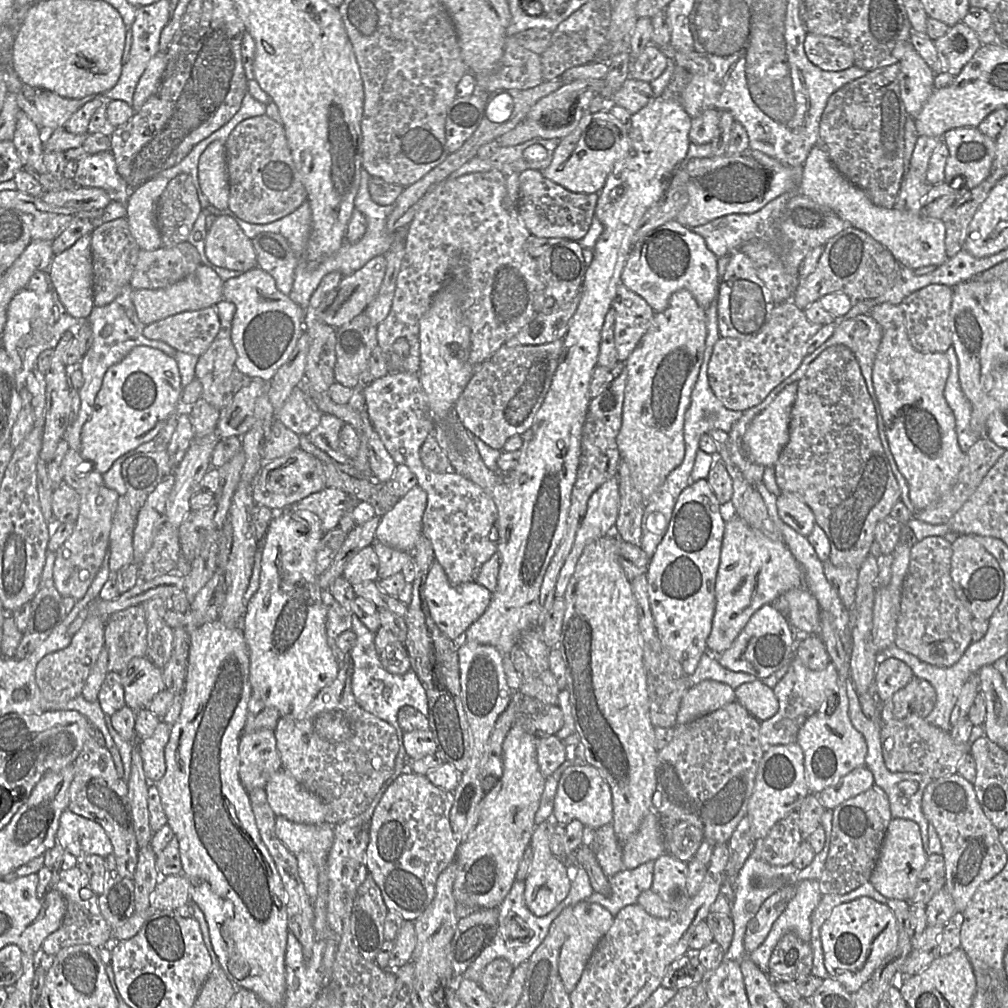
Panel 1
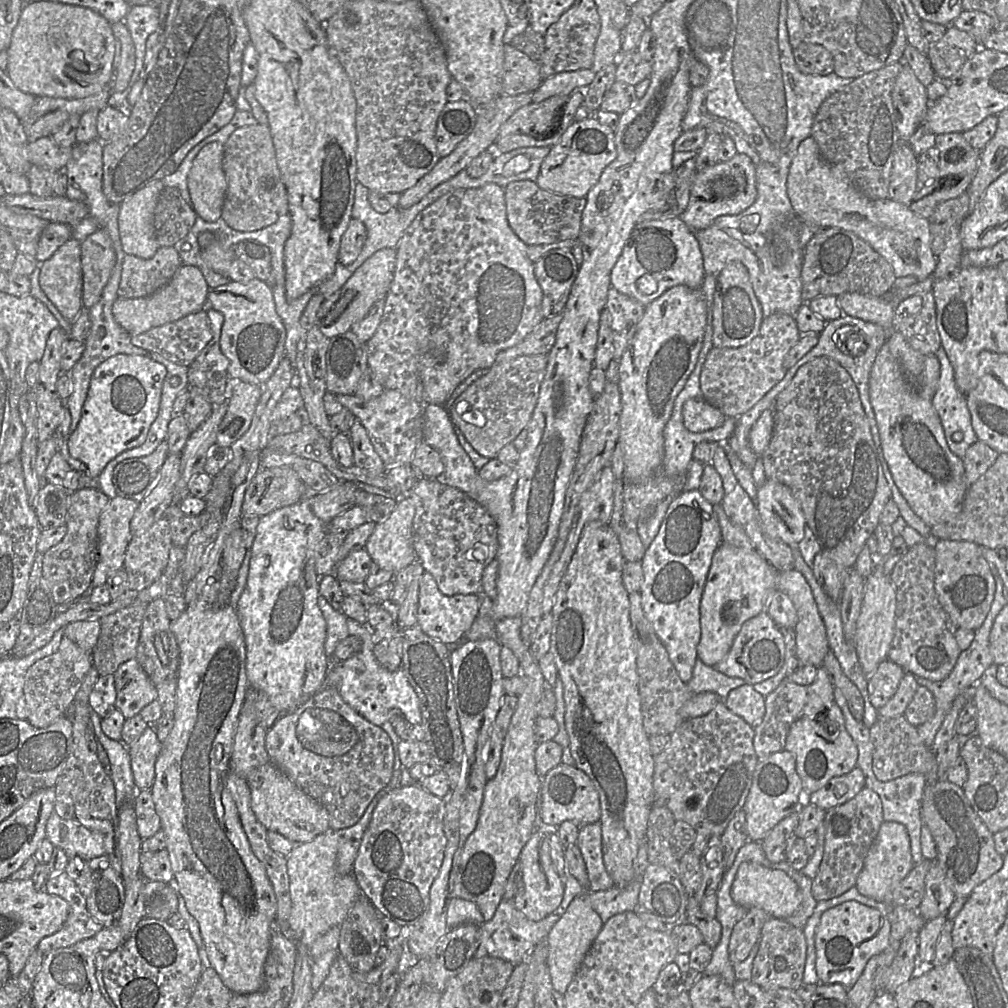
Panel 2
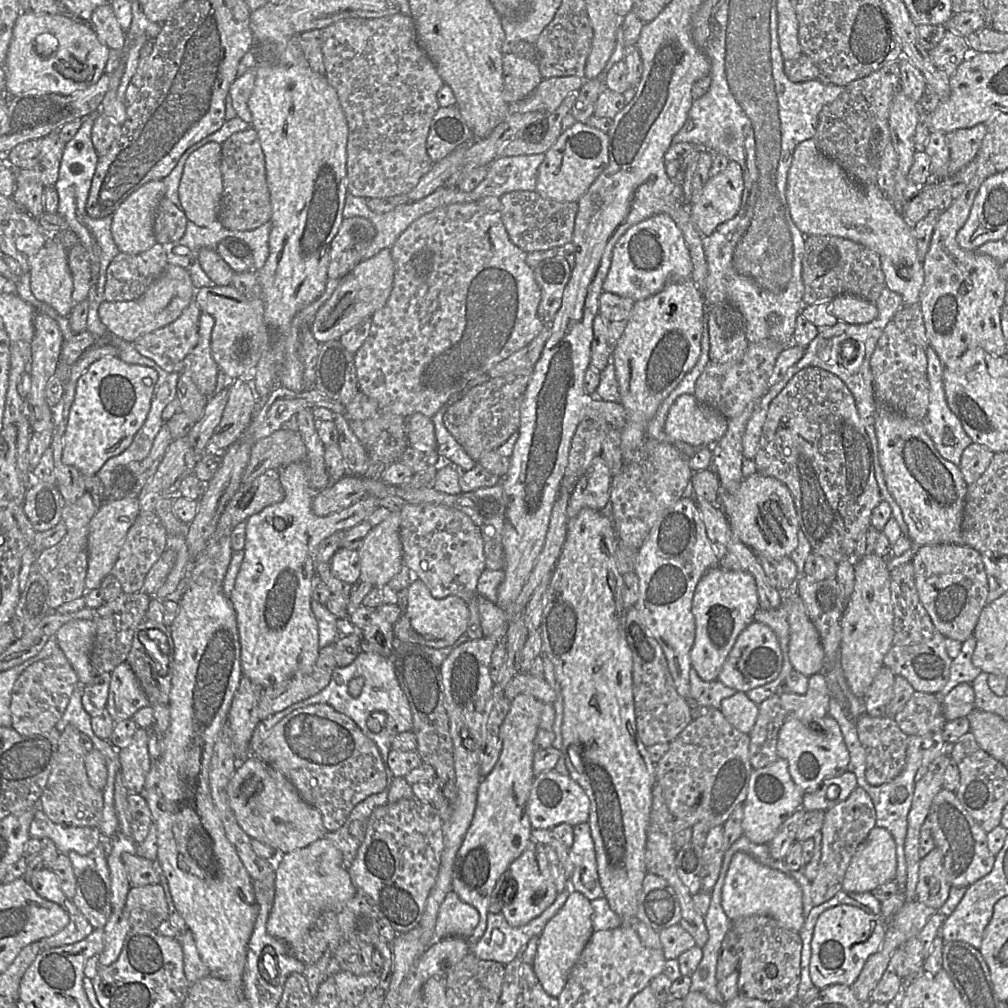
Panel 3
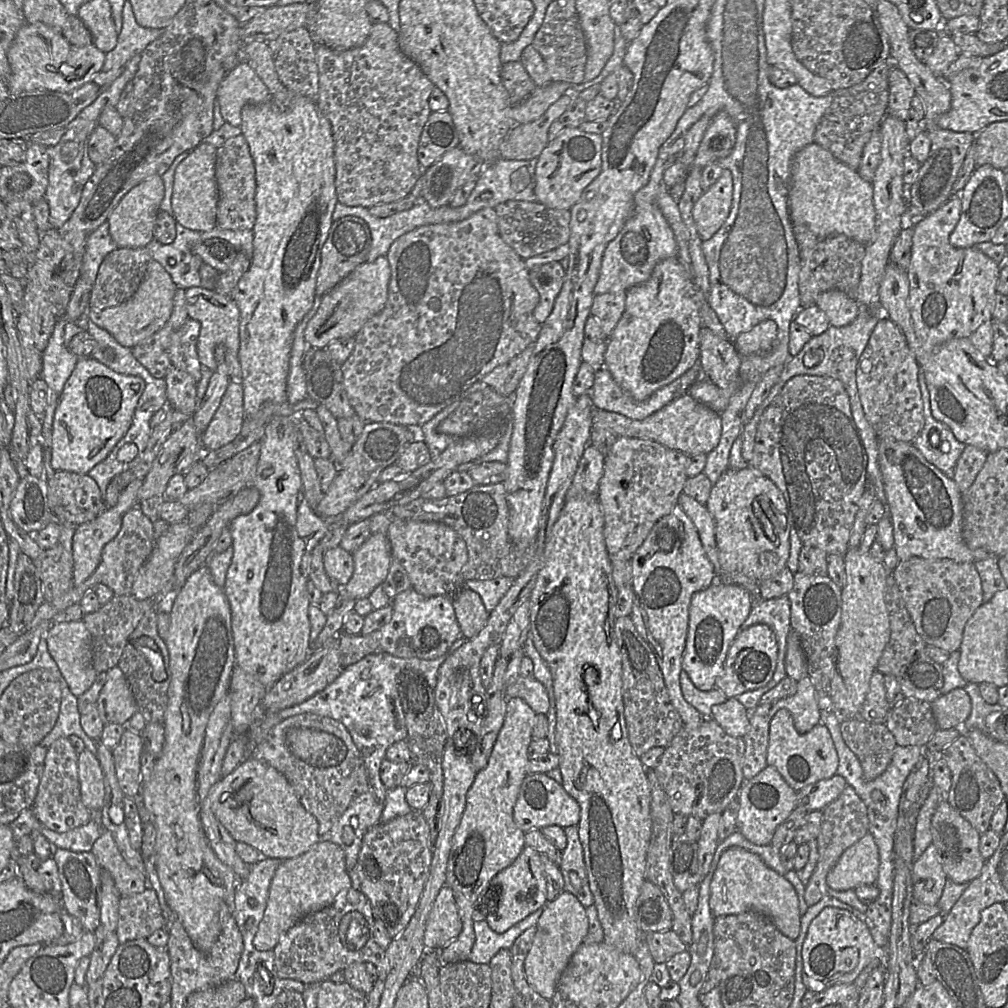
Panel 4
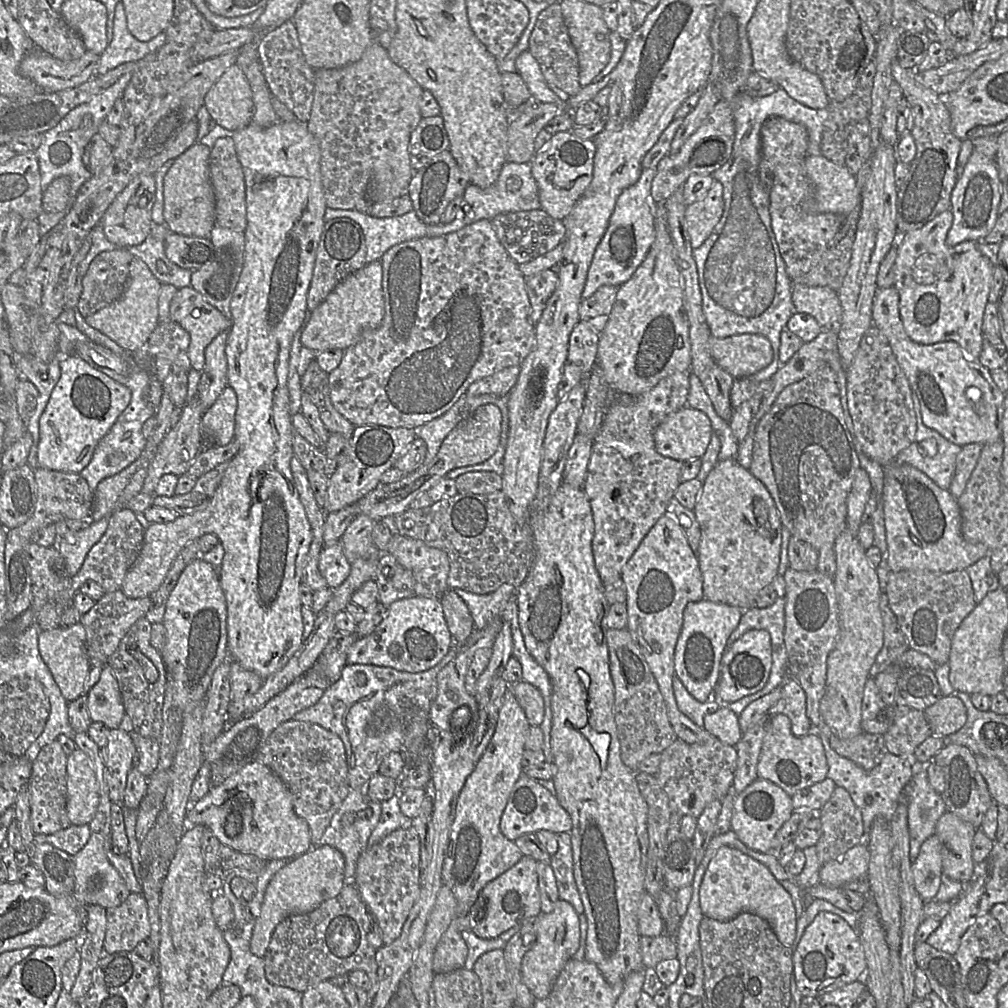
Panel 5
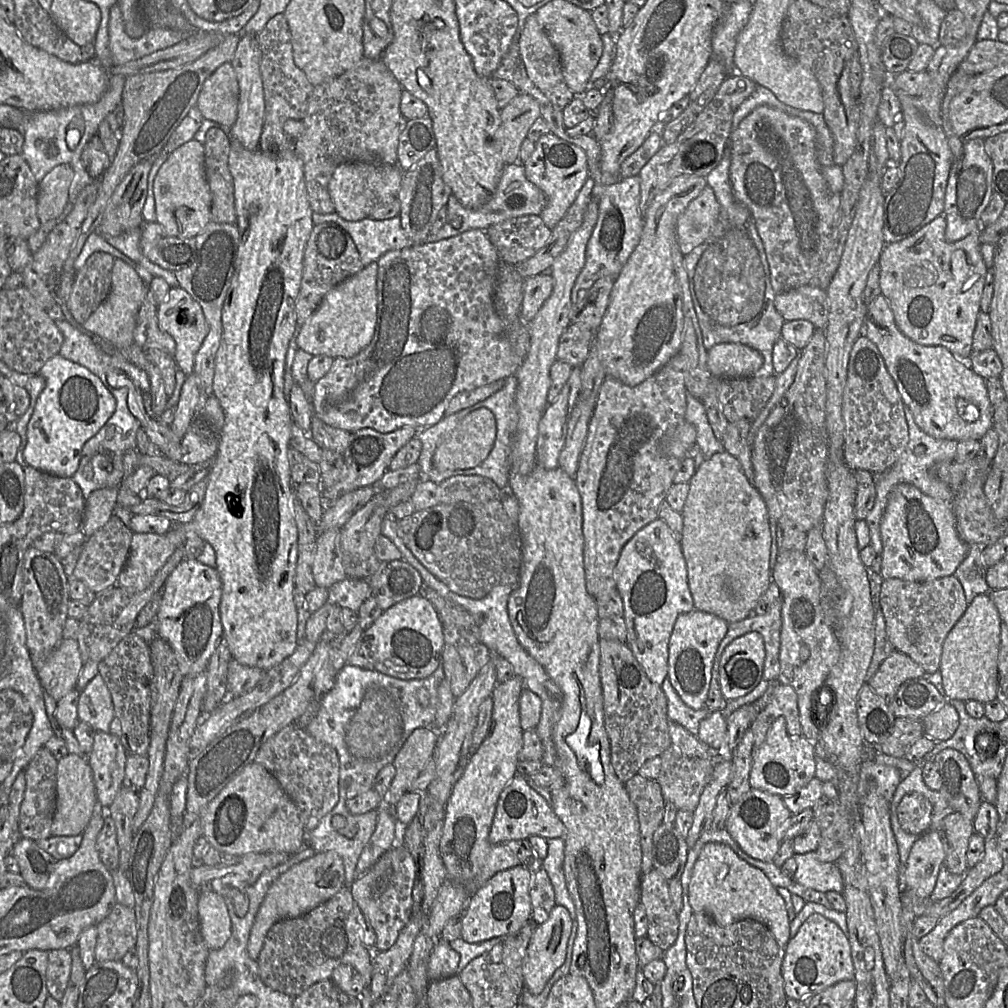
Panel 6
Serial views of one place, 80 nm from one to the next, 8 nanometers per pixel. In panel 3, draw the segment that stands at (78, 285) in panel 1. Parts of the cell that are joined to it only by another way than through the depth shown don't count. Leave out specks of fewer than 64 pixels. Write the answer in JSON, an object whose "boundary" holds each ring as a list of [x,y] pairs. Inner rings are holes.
{"boundary":[[[46,243],[31,259],[31,290],[35,298],[69,317],[74,306],[68,252],[59,243]]]}

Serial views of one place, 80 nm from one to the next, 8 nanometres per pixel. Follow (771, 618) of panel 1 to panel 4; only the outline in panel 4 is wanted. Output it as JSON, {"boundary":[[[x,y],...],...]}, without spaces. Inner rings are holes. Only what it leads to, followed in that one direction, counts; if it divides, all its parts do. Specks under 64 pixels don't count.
{"boundary":[[[755,624],[741,630],[729,648],[715,686],[723,691],[728,698],[737,698],[745,692],[762,688],[773,677],[777,657],[776,636],[768,625]]]}

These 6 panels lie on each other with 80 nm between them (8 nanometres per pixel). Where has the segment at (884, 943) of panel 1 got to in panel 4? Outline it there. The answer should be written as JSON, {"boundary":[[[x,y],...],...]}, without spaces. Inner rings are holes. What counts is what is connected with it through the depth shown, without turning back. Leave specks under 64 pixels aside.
{"boundary":[[[826,907],[811,922],[801,956],[807,990],[820,993],[834,985],[853,983],[872,960],[886,960],[886,951],[876,945],[864,919],[848,910]]]}

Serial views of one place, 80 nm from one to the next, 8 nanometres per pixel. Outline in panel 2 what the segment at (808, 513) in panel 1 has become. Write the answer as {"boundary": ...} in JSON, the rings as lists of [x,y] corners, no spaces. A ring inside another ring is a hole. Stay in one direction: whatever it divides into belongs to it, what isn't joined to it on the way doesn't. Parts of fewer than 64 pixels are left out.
{"boundary":[[[767,479],[762,485],[757,486],[755,504],[764,534],[786,543],[792,549],[801,542],[806,527],[804,514],[799,502],[786,485]]]}

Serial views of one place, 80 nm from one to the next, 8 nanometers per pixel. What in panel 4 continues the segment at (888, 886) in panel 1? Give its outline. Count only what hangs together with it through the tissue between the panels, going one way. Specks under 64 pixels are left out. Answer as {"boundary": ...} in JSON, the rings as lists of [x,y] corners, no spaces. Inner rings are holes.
{"boundary":[[[868,832],[842,854],[828,873],[826,882],[830,889],[838,891],[874,885],[879,876],[879,866],[879,848]]]}

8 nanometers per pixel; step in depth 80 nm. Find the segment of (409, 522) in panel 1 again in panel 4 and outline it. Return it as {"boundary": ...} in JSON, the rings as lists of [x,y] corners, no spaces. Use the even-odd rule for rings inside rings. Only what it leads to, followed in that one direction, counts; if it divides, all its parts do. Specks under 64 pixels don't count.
{"boundary":[[[374,533],[354,552],[354,572],[347,584],[338,591],[341,599],[360,600],[367,598],[373,590],[385,581],[393,559],[387,533]]]}

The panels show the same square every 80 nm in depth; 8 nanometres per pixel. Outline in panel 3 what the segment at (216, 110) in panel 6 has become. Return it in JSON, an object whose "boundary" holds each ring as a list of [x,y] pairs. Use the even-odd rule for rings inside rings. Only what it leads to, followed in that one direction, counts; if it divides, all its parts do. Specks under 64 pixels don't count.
{"boundary":[[[256,68],[250,69],[239,75],[231,84],[226,101],[227,120],[237,116],[249,124],[252,122],[248,100],[254,88],[256,75]]]}

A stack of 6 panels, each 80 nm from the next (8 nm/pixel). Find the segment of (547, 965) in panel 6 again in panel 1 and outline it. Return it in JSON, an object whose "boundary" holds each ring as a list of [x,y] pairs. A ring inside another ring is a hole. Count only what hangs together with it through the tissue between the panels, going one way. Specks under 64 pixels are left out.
{"boundary":[[[584,900],[573,906],[572,914],[565,923],[565,940],[558,960],[559,976],[567,993],[575,989],[598,942],[608,932],[613,921],[614,916],[599,904],[588,903]]]}

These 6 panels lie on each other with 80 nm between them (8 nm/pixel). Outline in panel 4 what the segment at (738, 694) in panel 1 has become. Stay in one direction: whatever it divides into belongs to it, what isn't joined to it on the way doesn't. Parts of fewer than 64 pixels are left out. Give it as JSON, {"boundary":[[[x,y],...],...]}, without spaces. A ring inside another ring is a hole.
{"boundary":[[[729,698],[714,706],[709,718],[715,720],[728,735],[743,738],[749,728],[750,711],[737,698]]]}

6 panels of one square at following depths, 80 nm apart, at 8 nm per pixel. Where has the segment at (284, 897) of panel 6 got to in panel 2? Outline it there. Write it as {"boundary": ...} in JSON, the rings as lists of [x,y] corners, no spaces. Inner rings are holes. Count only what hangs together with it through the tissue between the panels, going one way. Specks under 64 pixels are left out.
{"boundary":[[[331,830],[316,836],[307,843],[297,844],[286,856],[286,859],[289,893],[292,902],[291,912],[287,920],[288,935],[297,945],[310,948],[321,935],[332,927],[343,923],[350,909],[361,896],[361,891],[352,874],[340,875],[336,870],[337,849]]]}

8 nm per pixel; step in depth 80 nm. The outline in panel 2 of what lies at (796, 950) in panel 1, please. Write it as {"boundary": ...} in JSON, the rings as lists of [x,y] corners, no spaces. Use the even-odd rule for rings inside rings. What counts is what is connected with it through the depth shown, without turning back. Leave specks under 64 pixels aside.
{"boundary":[[[770,917],[762,926],[757,945],[758,950],[753,960],[750,980],[769,993],[780,989],[797,990],[803,983],[807,952],[803,931],[784,919]]]}

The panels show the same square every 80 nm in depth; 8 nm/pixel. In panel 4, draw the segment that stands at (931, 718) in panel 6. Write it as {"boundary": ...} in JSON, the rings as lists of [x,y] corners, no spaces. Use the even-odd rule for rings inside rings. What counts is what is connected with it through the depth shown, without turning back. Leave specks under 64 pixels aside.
{"boundary":[[[963,688],[942,694],[931,703],[938,729],[960,728],[971,712],[971,700]]]}

